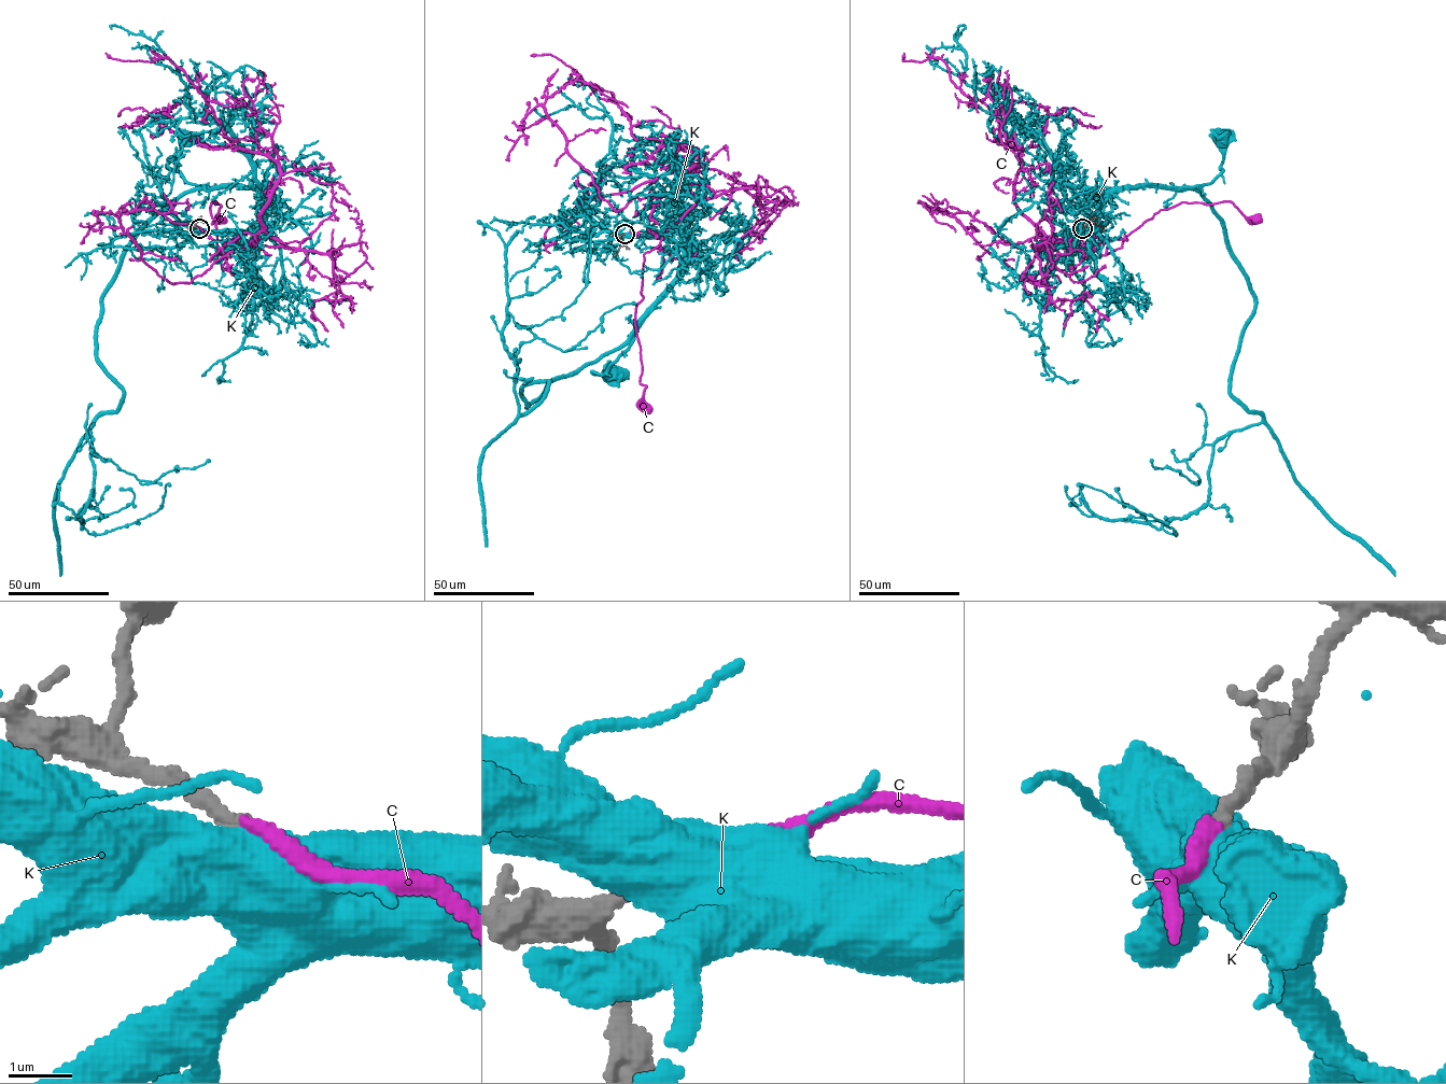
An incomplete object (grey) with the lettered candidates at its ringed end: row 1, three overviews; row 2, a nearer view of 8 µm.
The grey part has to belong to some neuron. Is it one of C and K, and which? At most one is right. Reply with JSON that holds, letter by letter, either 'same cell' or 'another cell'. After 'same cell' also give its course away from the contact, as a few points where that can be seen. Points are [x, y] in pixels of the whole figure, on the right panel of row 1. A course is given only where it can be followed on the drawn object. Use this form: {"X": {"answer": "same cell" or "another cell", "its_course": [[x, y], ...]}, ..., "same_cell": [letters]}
{"C": {"answer": "same cell", "its_course": [[1083, 228], [1079, 241], [1105, 255], [1121, 248], [1154, 214], [1182, 202], [1230, 201], [1257, 219]]}, "K": {"answer": "another cell"}, "same_cell": ["C"]}

